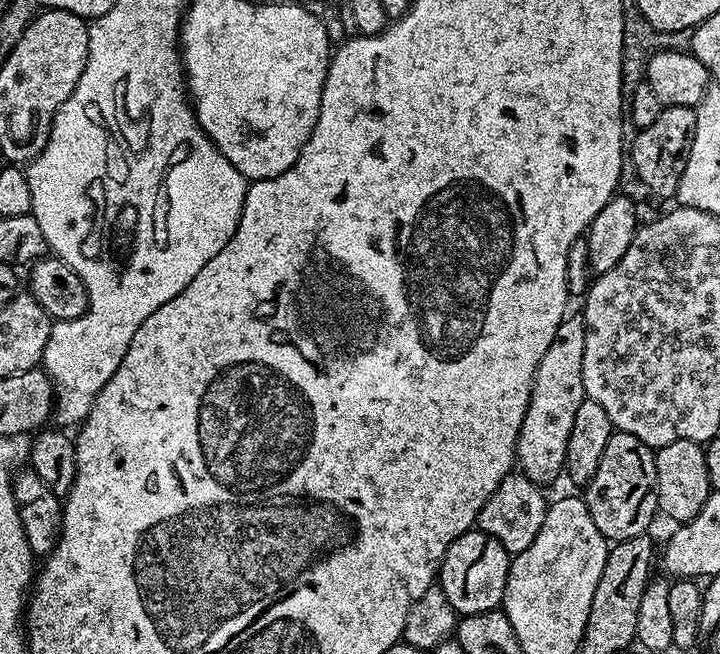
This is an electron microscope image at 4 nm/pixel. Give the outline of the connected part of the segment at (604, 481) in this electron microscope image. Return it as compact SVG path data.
M613 431L610 442L606 442L602 462L594 470L594 478L583 489L582 499L605 540L615 542L645 535L652 519L658 516L655 451L646 442L634 438L634 434Z

